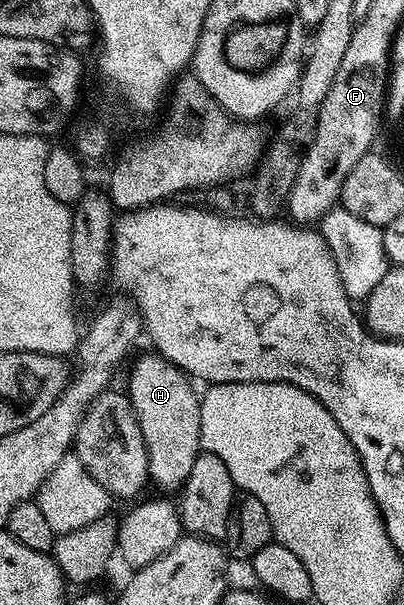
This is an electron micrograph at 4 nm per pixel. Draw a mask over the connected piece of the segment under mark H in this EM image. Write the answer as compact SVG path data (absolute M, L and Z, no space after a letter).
M150 354L134 362L127 387L133 413L141 424L149 463L149 480L173 493L187 482L187 474L191 474L191 466L195 466L195 458L203 450L199 434L201 401L198 393L193 393L192 386L190 377L170 360Z

